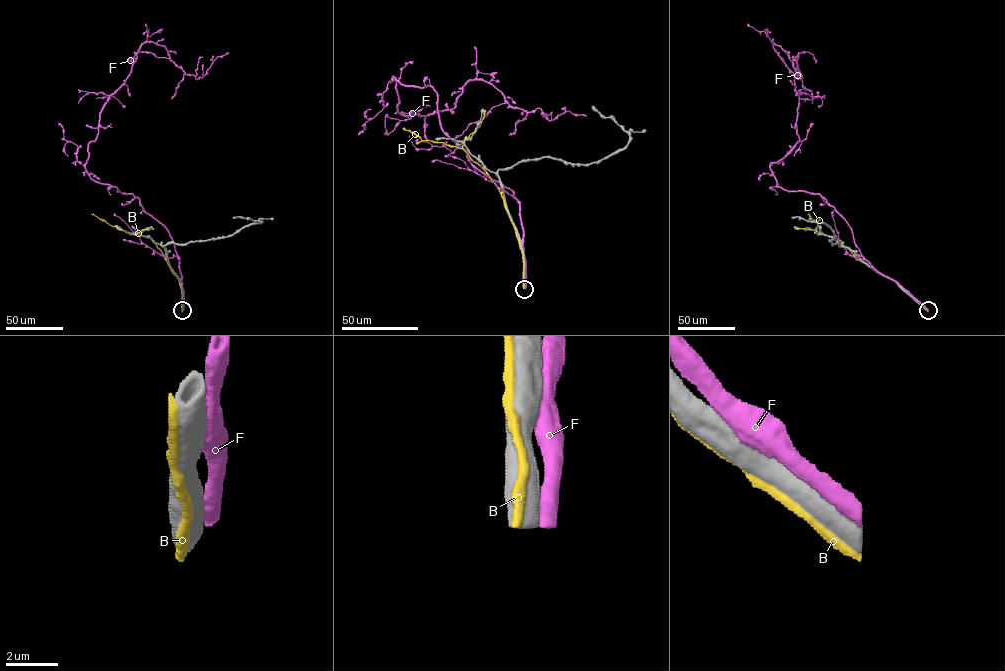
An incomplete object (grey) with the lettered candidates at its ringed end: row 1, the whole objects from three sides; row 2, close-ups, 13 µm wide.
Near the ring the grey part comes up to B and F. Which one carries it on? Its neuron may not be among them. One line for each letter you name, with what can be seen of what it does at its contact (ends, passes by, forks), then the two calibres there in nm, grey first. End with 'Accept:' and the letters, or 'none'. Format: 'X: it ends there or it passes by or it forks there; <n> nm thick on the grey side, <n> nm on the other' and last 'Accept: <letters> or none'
Accept: none

